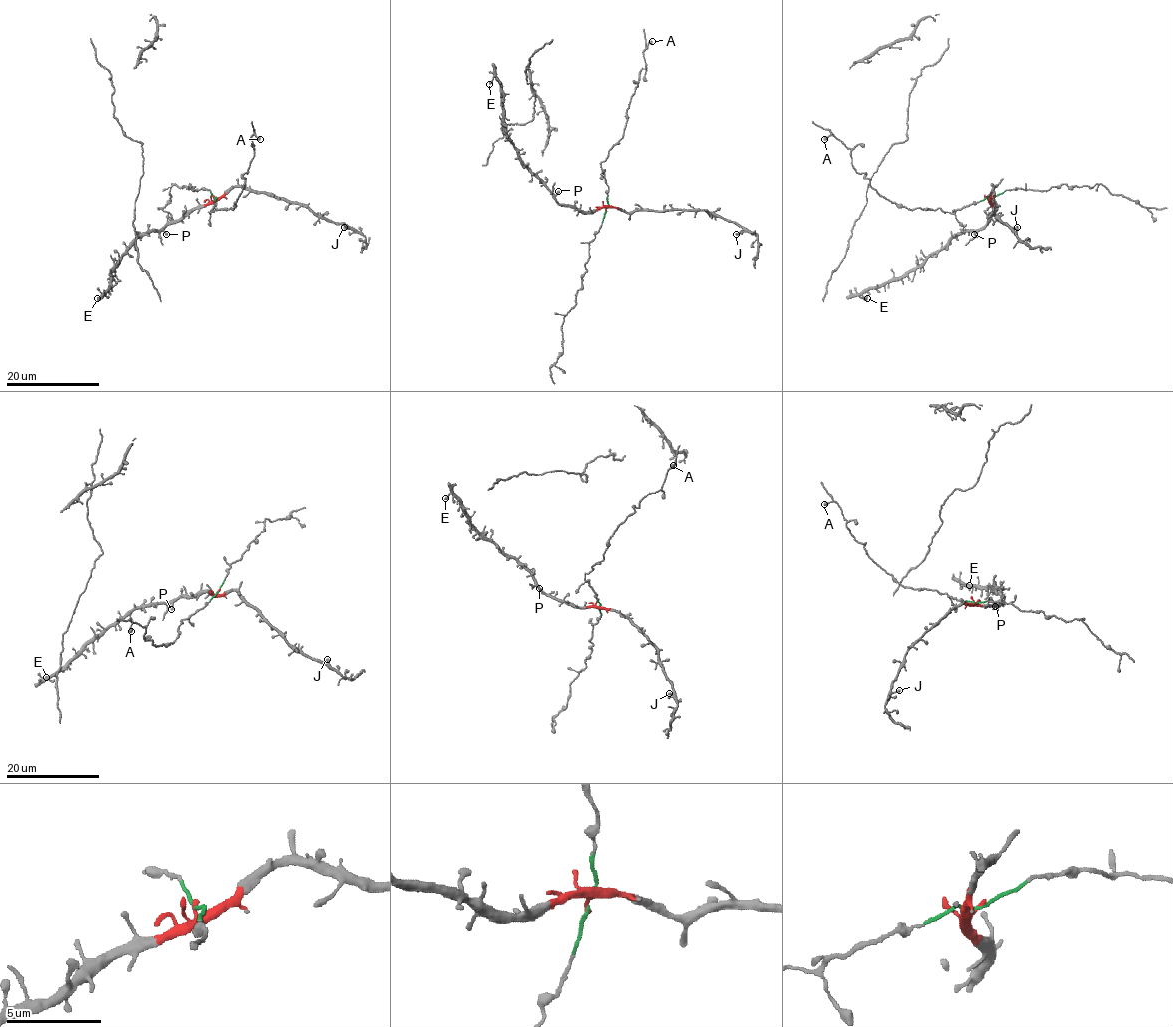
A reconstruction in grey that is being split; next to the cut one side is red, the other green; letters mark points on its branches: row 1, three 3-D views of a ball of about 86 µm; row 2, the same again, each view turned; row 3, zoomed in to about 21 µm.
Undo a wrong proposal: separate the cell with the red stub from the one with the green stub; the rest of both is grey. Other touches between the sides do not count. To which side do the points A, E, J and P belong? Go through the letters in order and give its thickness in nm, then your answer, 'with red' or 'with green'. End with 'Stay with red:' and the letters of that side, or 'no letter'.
A: 460 nm | with green
E: 440 nm | with red
J: 320 nm | with red
P: 260 nm | with red
Stay with red: E, J, P

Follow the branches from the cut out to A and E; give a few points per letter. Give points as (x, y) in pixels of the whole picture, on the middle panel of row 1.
A: (605, 210), (608, 185), (601, 163), (622, 137), (631, 95), (639, 72), (646, 67), (644, 57), (652, 41)
E: (605, 210), (578, 212), (555, 199), (518, 156), (505, 132), (502, 84), (495, 77), (489, 84)

